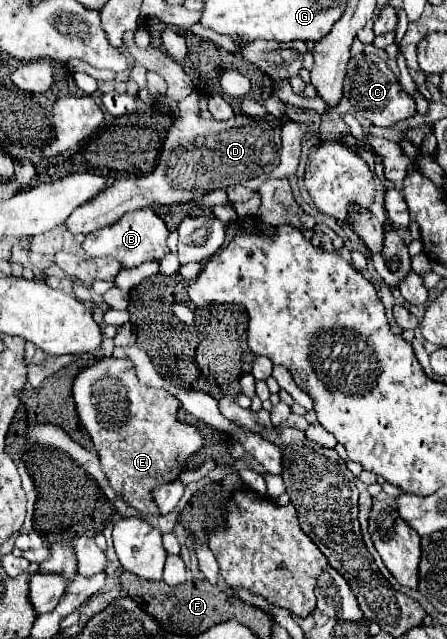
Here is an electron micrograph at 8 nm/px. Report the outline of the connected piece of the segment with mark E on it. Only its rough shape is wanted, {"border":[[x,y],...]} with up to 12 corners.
{"border":[[130,358],[74,380],[112,488],[158,516],[150,490],[202,448],[182,402]]}

